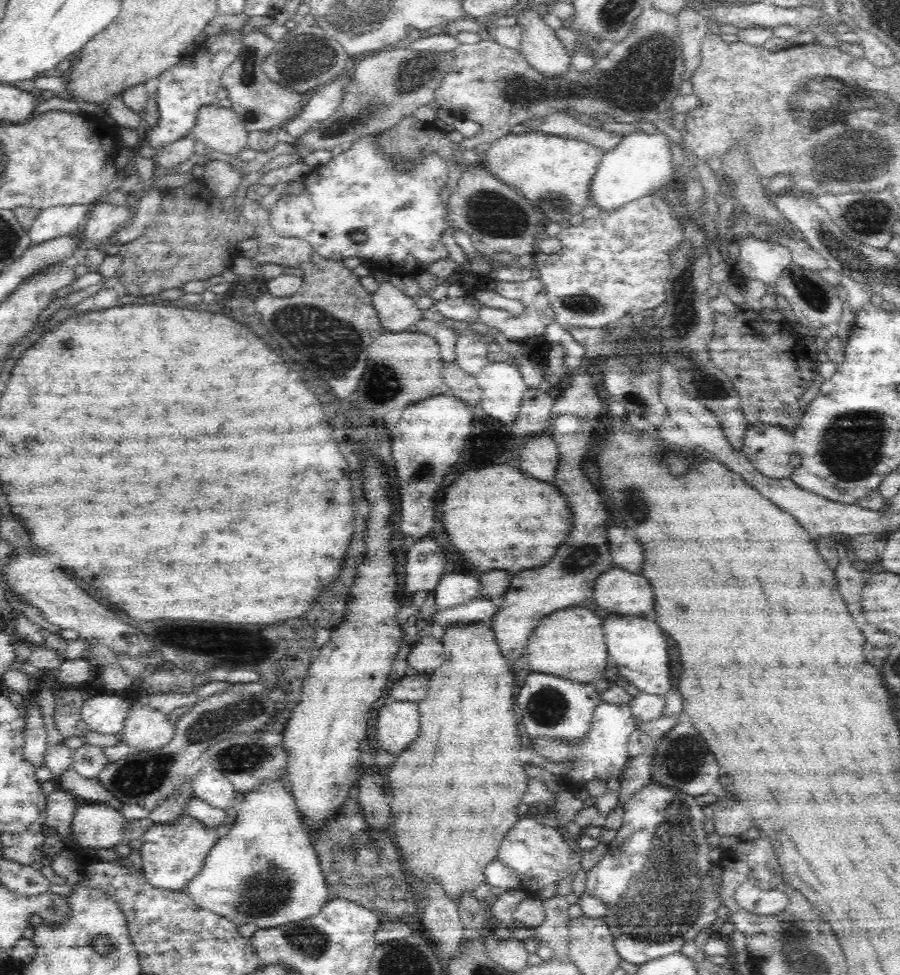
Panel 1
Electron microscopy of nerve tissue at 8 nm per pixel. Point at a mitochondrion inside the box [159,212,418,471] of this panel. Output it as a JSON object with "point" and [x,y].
{"point":[308,328]}

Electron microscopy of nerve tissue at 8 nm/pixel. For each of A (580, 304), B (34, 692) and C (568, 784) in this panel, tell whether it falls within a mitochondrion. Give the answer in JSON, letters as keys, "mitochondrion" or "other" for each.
{"A":"mitochondrion","B":"other","C":"other"}

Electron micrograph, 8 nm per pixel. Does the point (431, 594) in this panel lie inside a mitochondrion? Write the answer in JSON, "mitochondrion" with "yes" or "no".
{"mitochondrion":"no"}

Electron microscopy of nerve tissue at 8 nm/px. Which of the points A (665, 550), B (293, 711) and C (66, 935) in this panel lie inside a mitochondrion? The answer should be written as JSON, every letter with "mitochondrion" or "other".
{"A":"other","B":"other","C":"other"}

